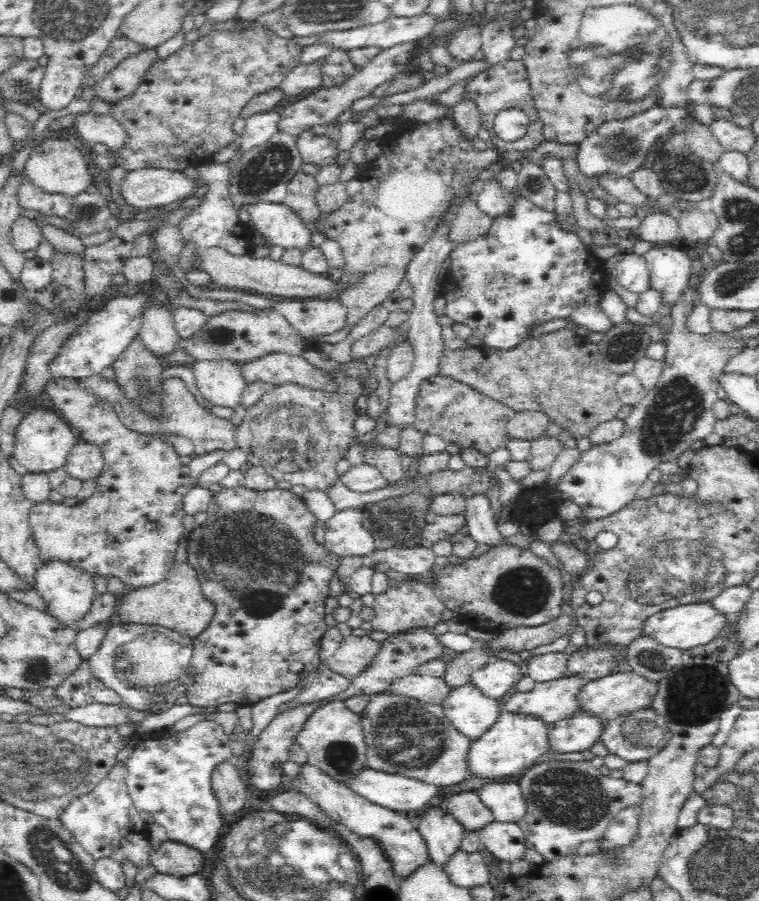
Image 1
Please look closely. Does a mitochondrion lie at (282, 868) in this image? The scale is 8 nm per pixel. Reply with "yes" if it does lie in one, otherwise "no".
yes

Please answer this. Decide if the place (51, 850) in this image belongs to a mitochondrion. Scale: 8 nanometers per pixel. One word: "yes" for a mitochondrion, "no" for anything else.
yes

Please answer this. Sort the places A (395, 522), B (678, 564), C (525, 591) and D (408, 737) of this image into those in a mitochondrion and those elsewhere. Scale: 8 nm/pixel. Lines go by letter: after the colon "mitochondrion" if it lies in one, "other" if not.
A: mitochondrion
B: mitochondrion
C: mitochondrion
D: mitochondrion

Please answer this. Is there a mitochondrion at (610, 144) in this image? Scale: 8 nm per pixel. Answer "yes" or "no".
yes

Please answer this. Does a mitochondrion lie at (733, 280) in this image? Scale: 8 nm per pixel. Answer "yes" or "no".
yes

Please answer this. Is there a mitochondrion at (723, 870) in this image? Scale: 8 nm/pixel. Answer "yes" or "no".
yes

